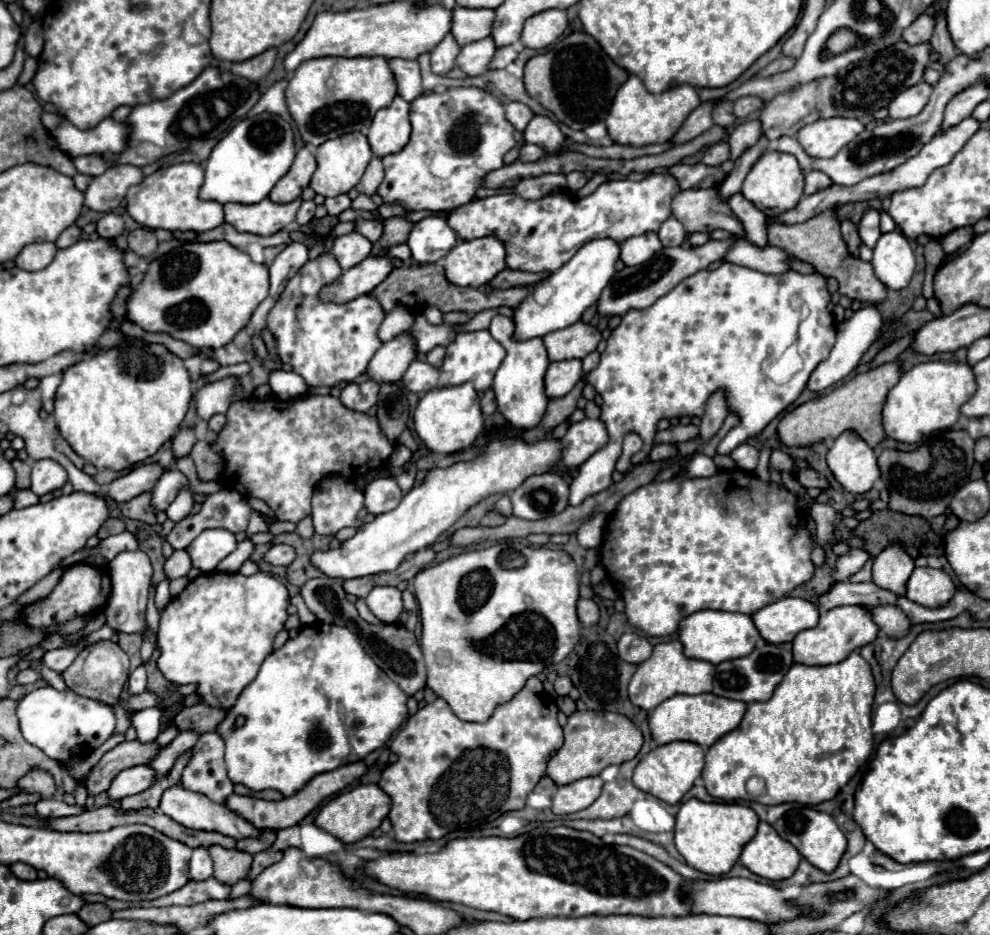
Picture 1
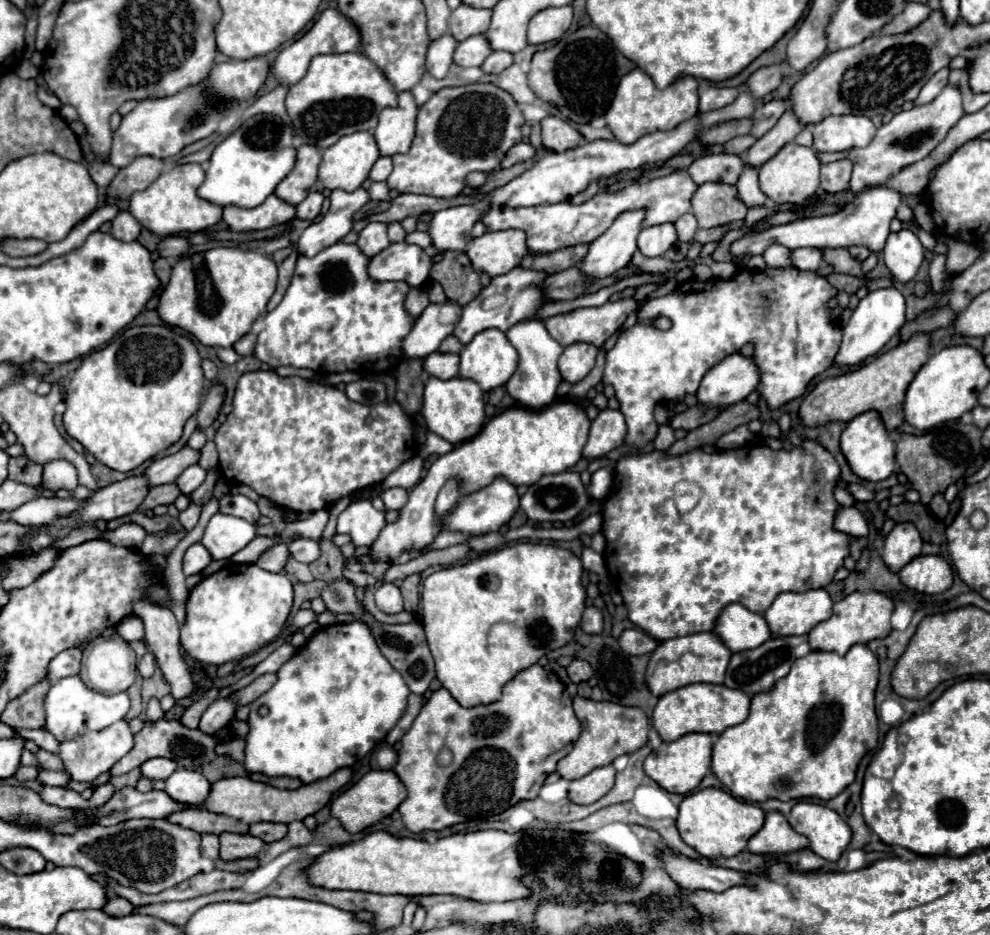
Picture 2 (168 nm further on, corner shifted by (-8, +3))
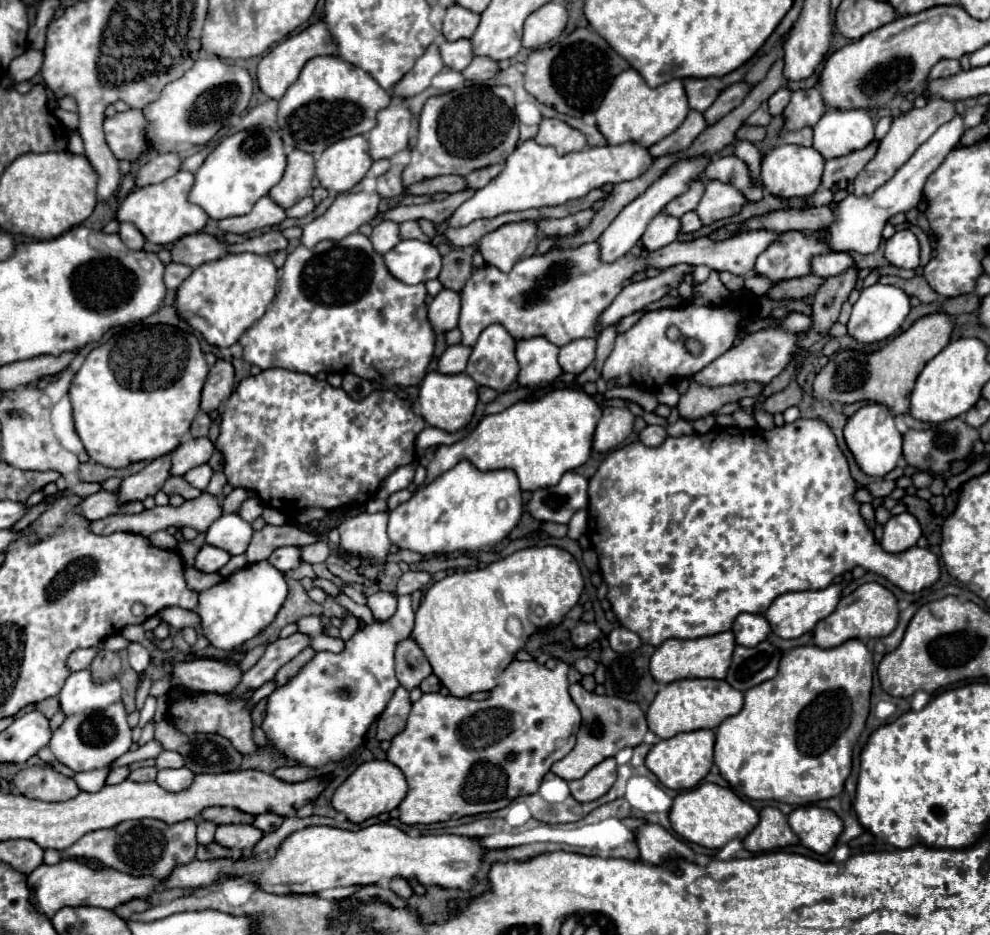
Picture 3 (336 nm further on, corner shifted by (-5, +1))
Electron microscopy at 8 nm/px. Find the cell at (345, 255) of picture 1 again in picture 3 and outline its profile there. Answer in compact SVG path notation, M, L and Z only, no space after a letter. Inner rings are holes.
M383 221L381 225L373 227L373 233L371 233L369 239L371 239L375 251L387 253L387 251L391 251L401 241L399 225L393 223L393 221Z

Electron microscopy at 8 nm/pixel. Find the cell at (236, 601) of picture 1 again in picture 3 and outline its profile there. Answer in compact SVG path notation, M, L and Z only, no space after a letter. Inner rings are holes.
M259 561L239 569L211 589L201 591L195 613L201 617L203 635L209 639L209 643L217 649L229 651L243 645L261 629L265 629L275 619L285 597L287 583L283 573L277 571L269 561Z

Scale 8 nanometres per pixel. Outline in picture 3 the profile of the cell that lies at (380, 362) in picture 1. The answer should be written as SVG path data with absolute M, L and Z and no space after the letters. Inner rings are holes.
M441 289L441 293L429 305L429 321L433 323L435 333L451 331L457 327L459 307L461 307L459 293L449 291L449 289Z

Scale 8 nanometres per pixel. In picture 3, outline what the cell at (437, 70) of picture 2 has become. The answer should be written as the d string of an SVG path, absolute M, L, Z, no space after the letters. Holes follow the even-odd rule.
M433 43L429 45L429 49L417 59L415 67L399 81L393 85L391 95L401 97L401 99L409 99L421 91L425 91L431 85L431 79L443 69L443 59L439 55L439 47Z

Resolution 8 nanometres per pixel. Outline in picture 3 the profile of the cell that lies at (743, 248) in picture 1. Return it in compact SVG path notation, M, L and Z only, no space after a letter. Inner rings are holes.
M827 253L813 259L813 273L821 277L841 275L841 271L847 271L849 267L855 267L855 261L849 253Z

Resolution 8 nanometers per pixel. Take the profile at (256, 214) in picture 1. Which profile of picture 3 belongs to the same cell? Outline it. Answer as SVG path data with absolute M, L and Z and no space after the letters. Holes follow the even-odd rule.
M261 197L251 213L241 217L221 219L219 229L227 233L249 233L249 231L261 231L279 225L283 219L285 219L285 209L273 203L269 197Z

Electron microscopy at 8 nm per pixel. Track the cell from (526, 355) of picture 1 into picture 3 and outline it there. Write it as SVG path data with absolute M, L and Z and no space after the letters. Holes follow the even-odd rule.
M545 337L517 341L517 361L521 367L517 379L519 385L539 385L561 375L557 355L559 347L549 343Z

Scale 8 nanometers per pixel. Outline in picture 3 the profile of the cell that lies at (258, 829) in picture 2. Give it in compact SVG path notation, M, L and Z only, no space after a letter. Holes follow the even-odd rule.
M265 813L265 815L257 815L255 817L255 827L259 827L263 833L269 833L269 831L275 831L279 825L281 825L281 815L273 815L273 813Z

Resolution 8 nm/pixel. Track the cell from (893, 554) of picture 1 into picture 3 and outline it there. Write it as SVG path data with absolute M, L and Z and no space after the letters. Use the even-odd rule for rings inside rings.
M899 513L885 523L881 545L889 553L901 553L917 545L919 537L921 537L921 527L917 519L911 513Z

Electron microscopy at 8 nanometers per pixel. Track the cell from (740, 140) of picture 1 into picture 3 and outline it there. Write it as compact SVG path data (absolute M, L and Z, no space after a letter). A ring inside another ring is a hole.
M783 85L783 87L769 99L769 111L771 111L771 115L783 113L783 109L785 109L787 103L789 103L789 97L791 97L791 89Z

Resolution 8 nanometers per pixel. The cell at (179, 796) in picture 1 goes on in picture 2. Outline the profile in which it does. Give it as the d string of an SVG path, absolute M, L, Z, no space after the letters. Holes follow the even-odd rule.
M176 769L168 779L166 779L166 793L174 799L180 801L182 805L190 805L196 809L204 809L204 797L208 797L212 785L208 779L198 773L198 771L186 771L186 769Z

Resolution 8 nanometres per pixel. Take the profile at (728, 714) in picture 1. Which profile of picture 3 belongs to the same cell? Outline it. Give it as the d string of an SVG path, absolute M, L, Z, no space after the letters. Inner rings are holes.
M679 679L669 685L663 685L655 695L647 711L649 729L659 739L669 739L683 731L697 729L715 729L719 723L731 715L737 715L743 707L743 693L729 687L721 679Z

